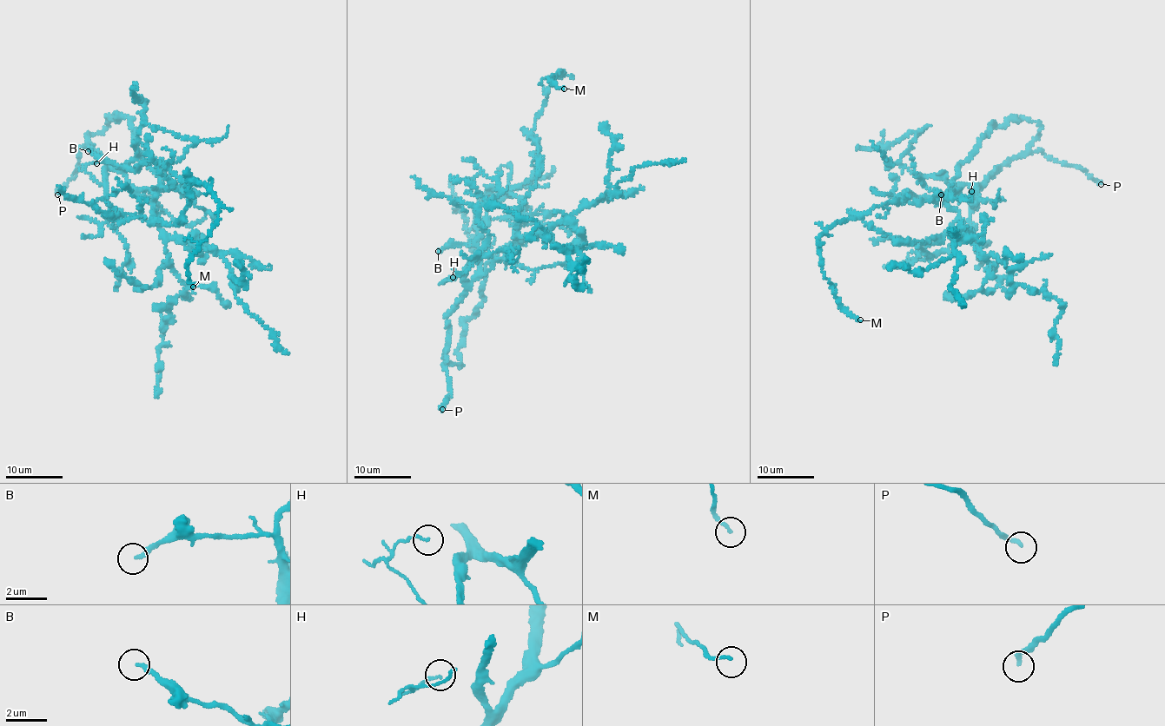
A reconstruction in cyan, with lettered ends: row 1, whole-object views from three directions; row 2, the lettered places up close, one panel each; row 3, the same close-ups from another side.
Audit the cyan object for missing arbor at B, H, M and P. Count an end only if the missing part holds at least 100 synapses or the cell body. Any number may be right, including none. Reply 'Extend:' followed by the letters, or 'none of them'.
Extend: P

